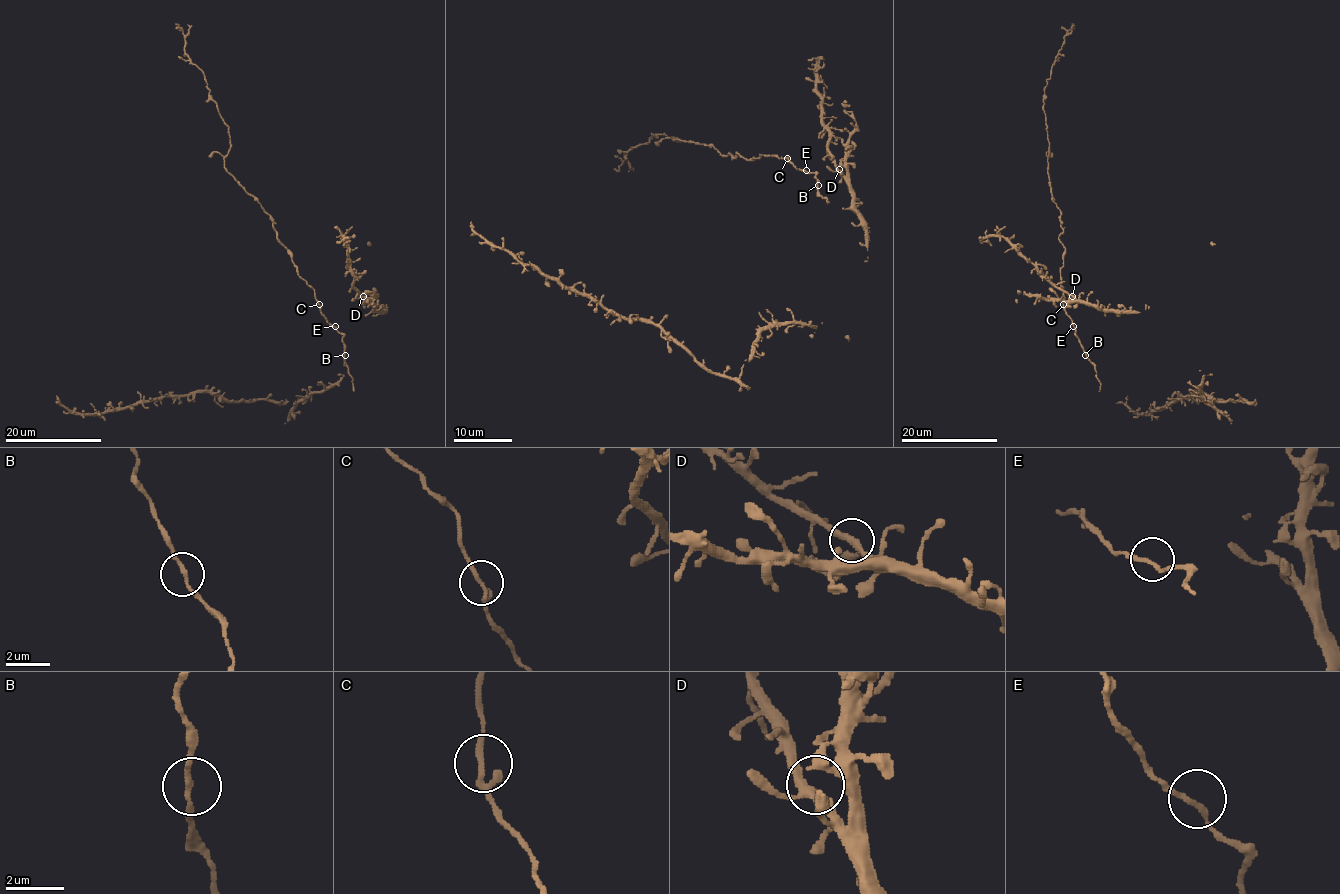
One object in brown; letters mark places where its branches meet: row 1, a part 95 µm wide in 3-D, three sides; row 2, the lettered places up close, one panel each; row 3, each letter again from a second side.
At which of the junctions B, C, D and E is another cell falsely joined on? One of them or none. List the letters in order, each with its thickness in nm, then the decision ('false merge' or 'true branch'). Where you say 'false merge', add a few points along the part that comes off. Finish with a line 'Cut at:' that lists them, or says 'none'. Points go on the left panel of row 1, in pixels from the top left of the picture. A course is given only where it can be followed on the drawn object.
B: 170 nm | true branch
C: 160 nm | true branch
D: 280 nm | true branch
E: 170 nm | true branch
Cut at: none

